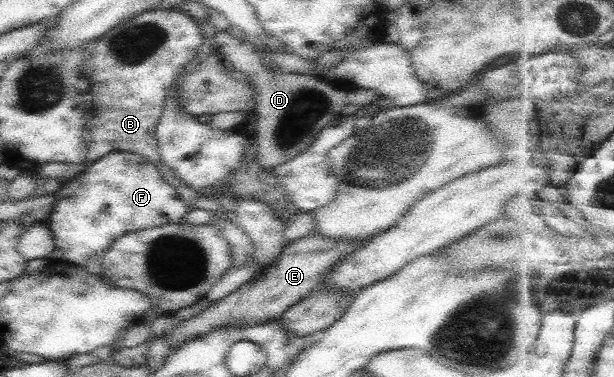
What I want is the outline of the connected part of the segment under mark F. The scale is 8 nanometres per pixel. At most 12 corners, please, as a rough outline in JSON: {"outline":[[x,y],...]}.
{"outline":[[114,149],[53,194],[59,259],[191,210],[154,163]]}

